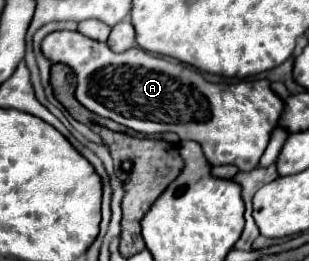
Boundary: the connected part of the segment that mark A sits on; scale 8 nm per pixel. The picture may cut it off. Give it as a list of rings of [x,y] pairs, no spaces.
[[[51,32],[43,38],[41,44],[43,56],[51,64],[65,64],[75,72],[77,90],[75,98],[91,112],[115,120],[139,134],[157,134],[157,132],[175,132],[181,140],[195,140],[203,146],[203,152],[211,166],[233,164],[241,172],[249,172],[257,166],[269,144],[269,132],[277,126],[283,112],[283,100],[271,90],[267,78],[240,80],[237,84],[211,84],[201,74],[185,64],[167,62],[147,54],[141,48],[131,48],[123,54],[109,50],[105,42],[91,40],[79,32]]]

